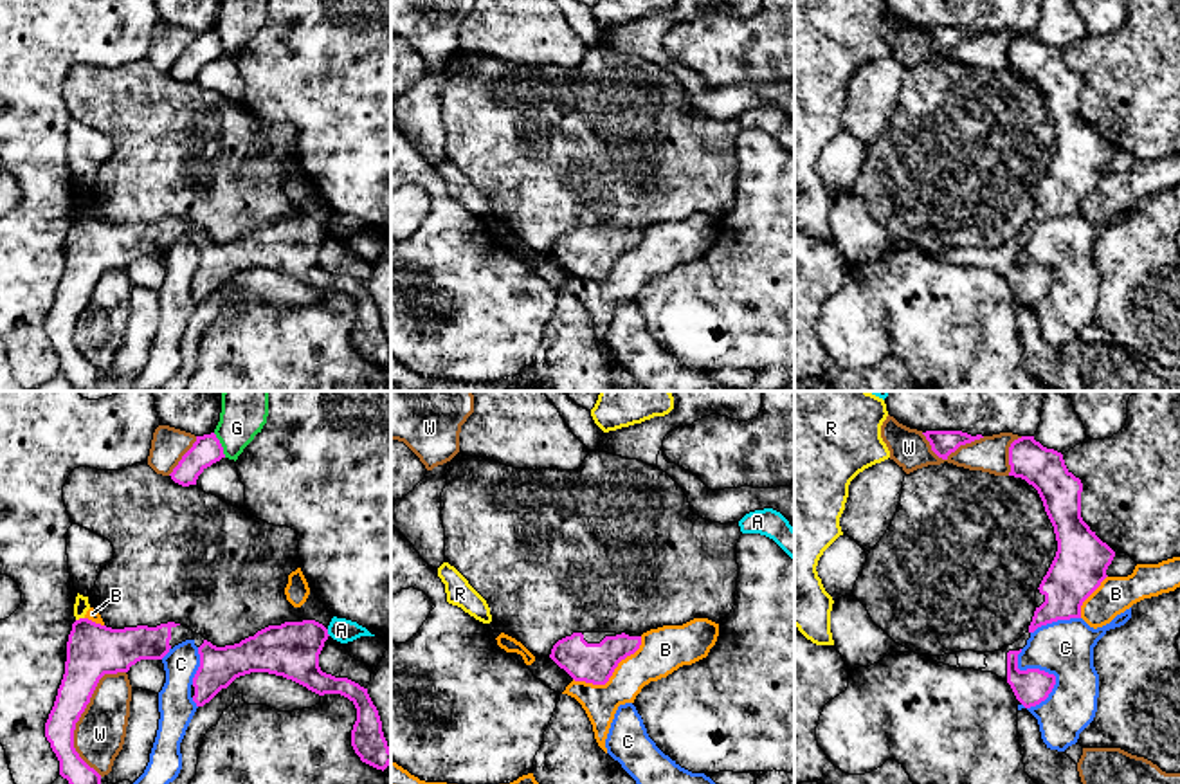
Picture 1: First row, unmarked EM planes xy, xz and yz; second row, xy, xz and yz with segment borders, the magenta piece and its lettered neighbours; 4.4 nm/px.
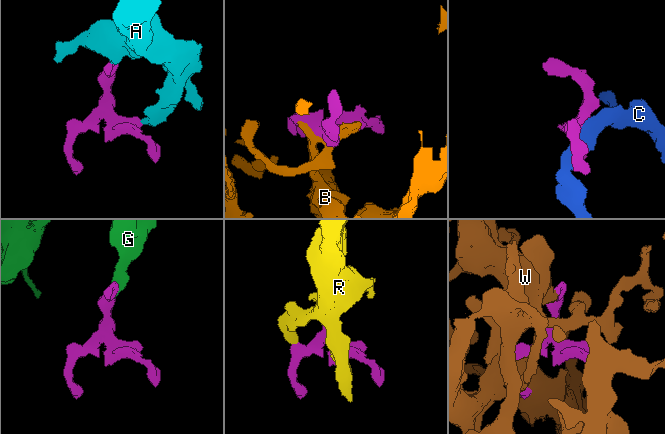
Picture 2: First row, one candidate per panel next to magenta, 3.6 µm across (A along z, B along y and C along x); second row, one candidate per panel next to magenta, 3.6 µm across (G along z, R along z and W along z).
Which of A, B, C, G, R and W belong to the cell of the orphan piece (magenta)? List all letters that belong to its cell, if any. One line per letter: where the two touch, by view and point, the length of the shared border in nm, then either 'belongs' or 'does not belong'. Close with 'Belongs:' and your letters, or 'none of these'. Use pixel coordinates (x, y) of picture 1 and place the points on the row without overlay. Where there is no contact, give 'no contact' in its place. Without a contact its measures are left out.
A: xy (326, 229) | 40 nm | does not belong
B: xz (611, 271) | 360 nm | does not belong
C: yz (1047, 269) | 280 nm | does not belong
G: xy (220, 42) | 130 nm | does not belong
R: xy (80, 215) | 40 nm | does not belong
W: xy (80, 312) | 480 nm | does not belong
Belongs: none of these

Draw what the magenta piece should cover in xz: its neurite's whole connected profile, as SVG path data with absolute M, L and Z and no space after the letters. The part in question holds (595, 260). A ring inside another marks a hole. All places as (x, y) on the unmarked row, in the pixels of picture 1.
M573 229L558 236L549 254L564 265L575 278L605 281L622 256L634 251L641 242L641 231L636 229Z

